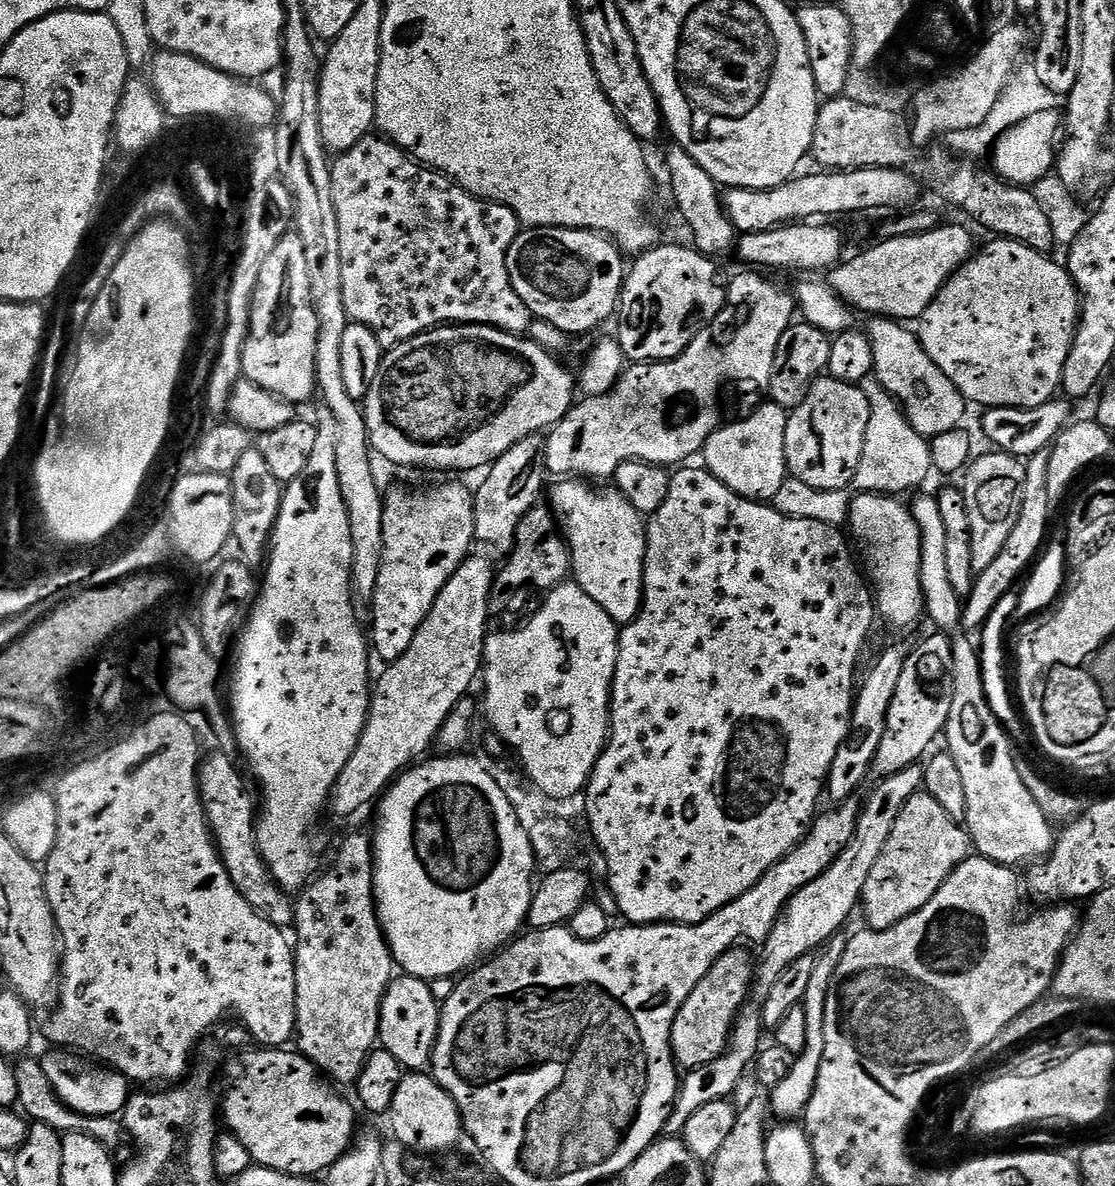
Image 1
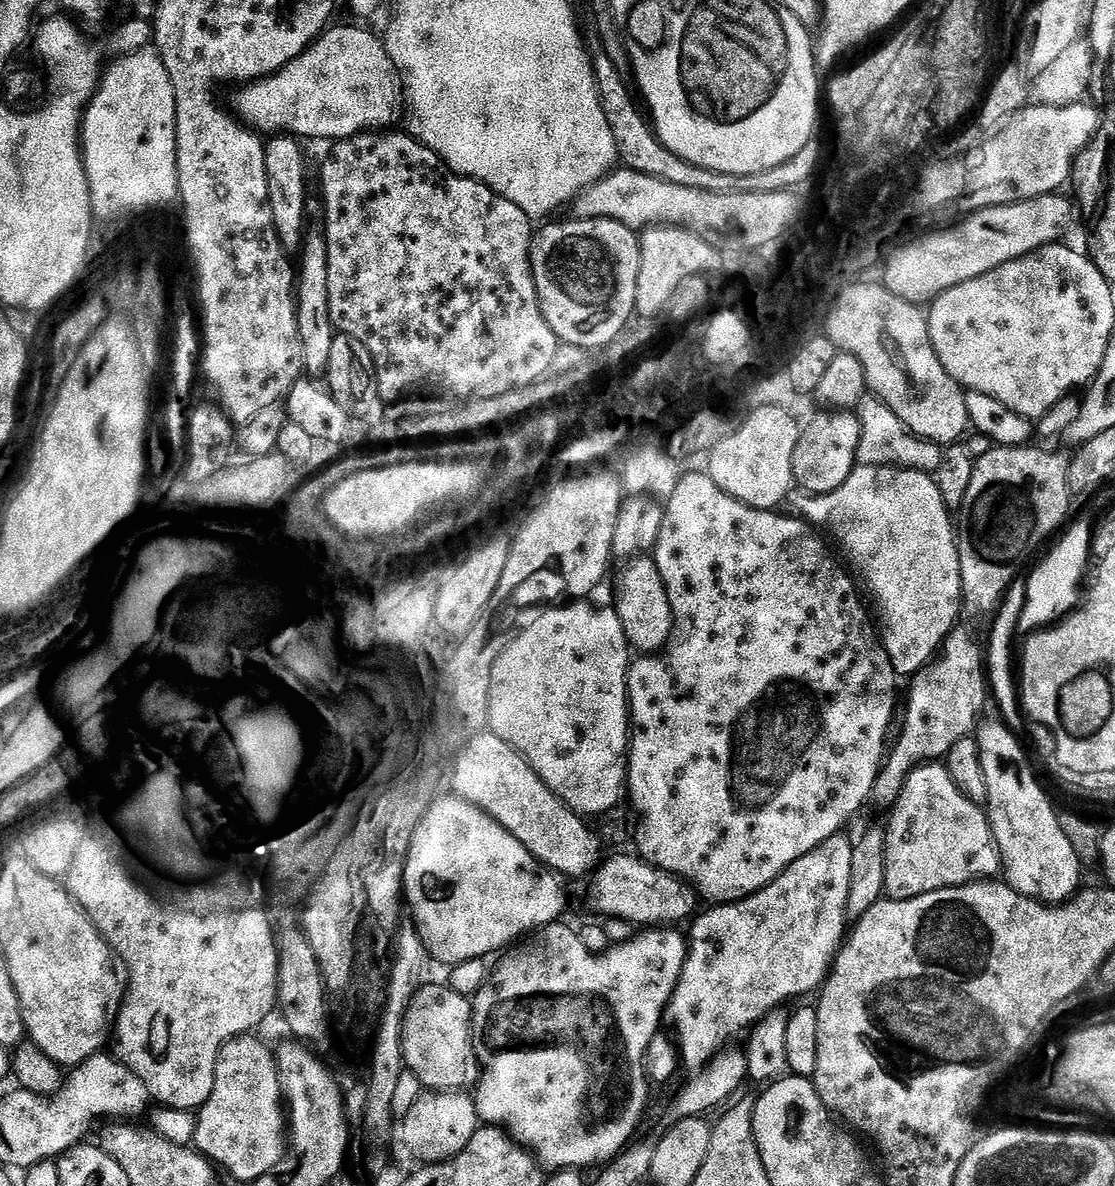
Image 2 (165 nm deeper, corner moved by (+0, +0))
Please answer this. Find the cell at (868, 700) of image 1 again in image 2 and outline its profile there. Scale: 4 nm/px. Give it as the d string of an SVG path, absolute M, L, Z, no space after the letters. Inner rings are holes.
M844 835L826 838L822 846L814 846L810 854L802 854L798 862L794 862L781 876L774 878L774 882L754 895L747 896L737 904L709 907L709 912L701 911L691 921L688 957L666 1013L667 1023L672 1023L676 1031L674 1040L683 1067L689 1068L689 1073L695 1074L706 1067L729 1043L727 1040L731 1036L751 1029L772 1009L787 1005L787 1000L804 996L807 992L815 993L827 980L836 954L846 939L844 924L849 923L848 899L854 840Z

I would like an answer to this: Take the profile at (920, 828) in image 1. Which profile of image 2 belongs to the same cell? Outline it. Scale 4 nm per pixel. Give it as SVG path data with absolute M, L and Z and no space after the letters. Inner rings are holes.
M929 762L920 765L902 786L898 802L891 805L888 824L884 828L884 849L886 850L886 886L884 895L889 900L909 900L934 890L953 888L970 884L985 878L996 878L1001 875L1002 865L1000 851L988 822L987 811L981 805L970 802L954 786L947 767L940 762Z

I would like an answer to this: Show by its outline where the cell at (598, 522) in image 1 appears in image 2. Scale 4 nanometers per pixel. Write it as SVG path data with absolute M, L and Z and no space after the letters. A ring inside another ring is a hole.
M640 554L629 559L620 577L616 580L616 601L614 607L622 622L629 645L640 654L656 654L667 644L672 633L672 607L666 594L666 586L658 574L655 559ZM632 560L632 561L631 561Z

